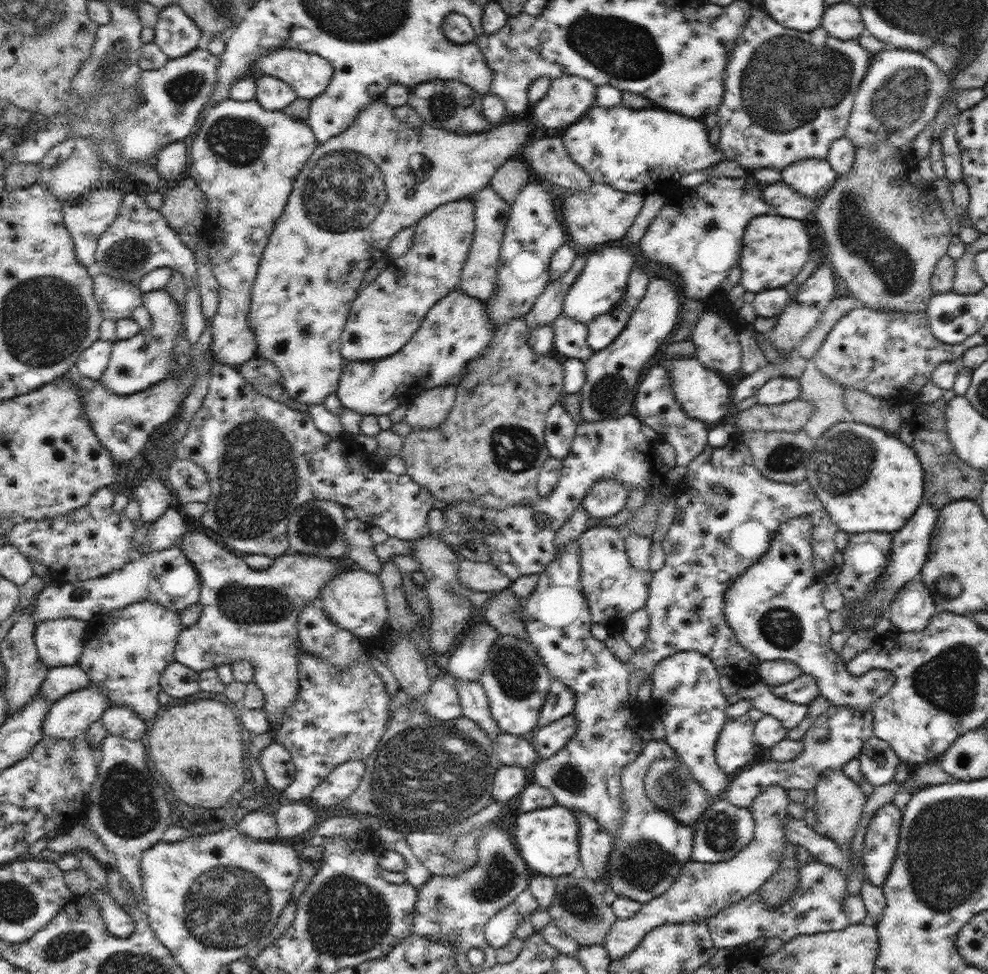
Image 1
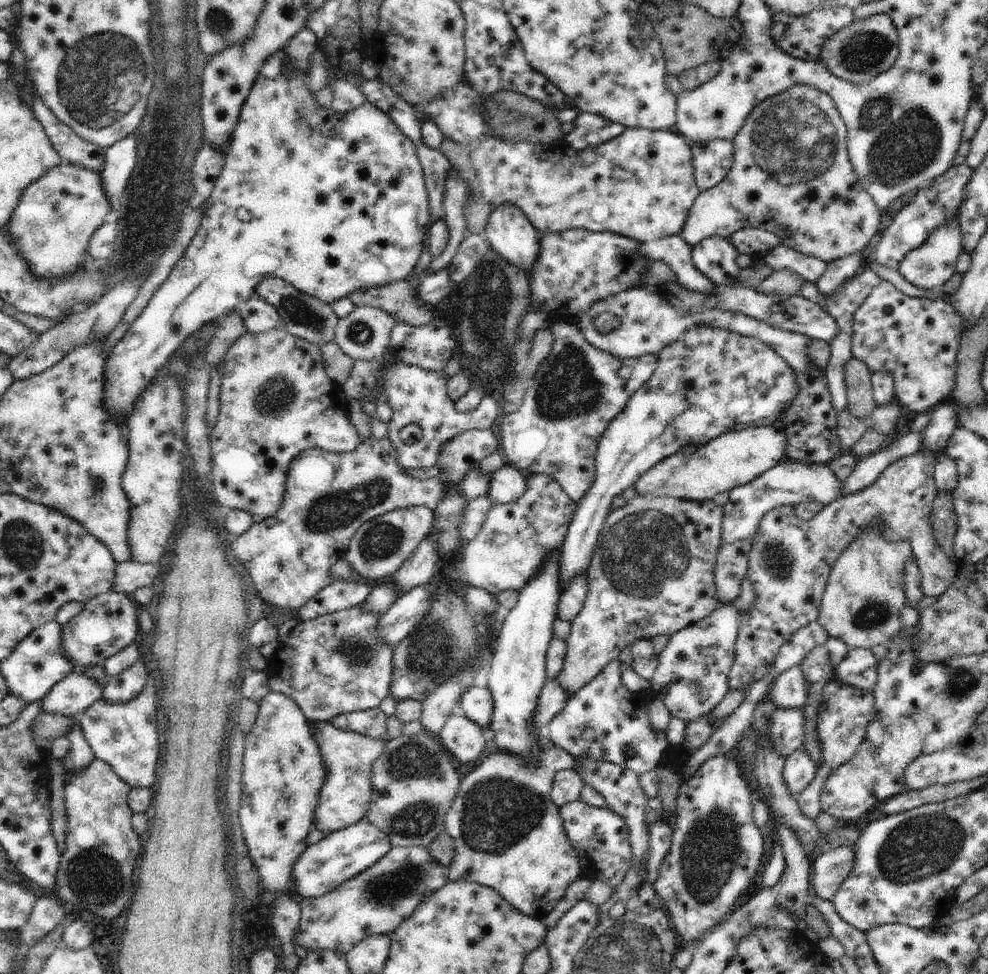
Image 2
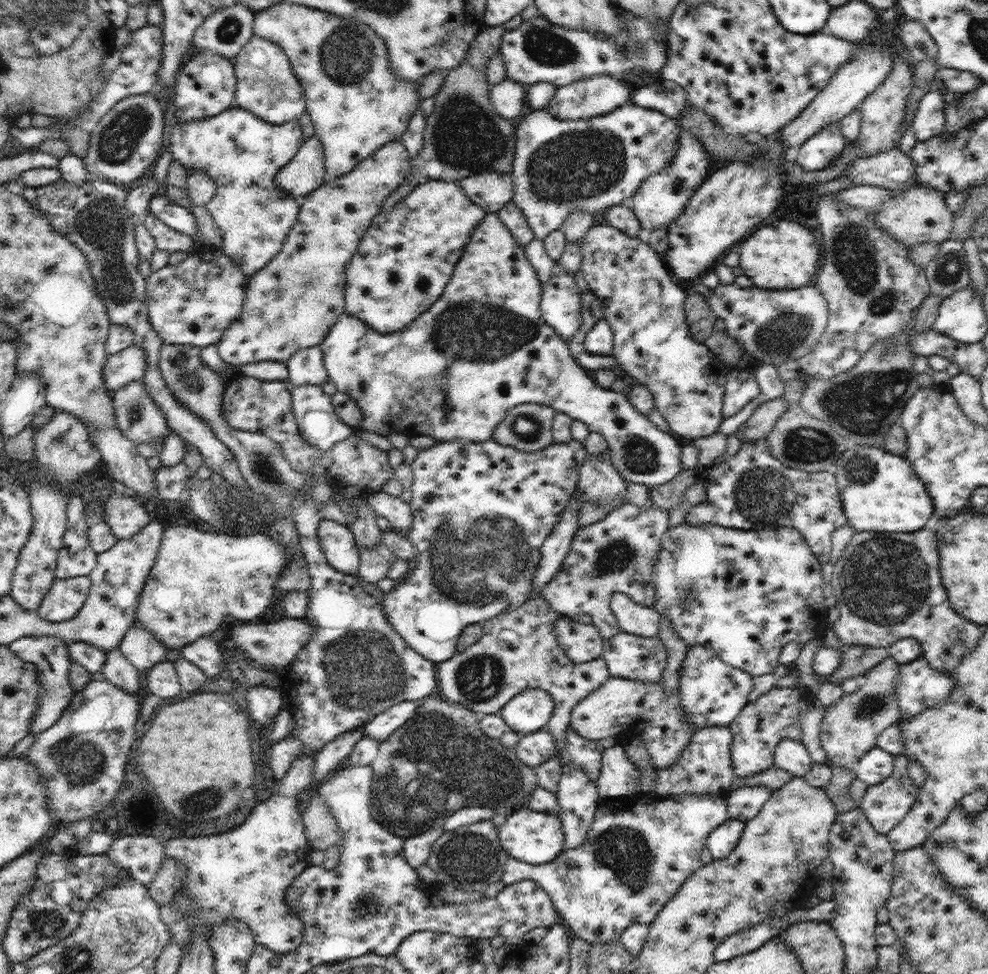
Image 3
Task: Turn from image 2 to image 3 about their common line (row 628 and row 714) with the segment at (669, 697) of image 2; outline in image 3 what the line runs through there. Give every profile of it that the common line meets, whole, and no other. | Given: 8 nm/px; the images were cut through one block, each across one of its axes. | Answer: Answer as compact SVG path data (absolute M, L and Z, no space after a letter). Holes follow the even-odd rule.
M691 646L680 670L679 695L683 718L695 730L705 726L729 726L749 702L748 695L753 688L753 677L724 662L710 648Z

